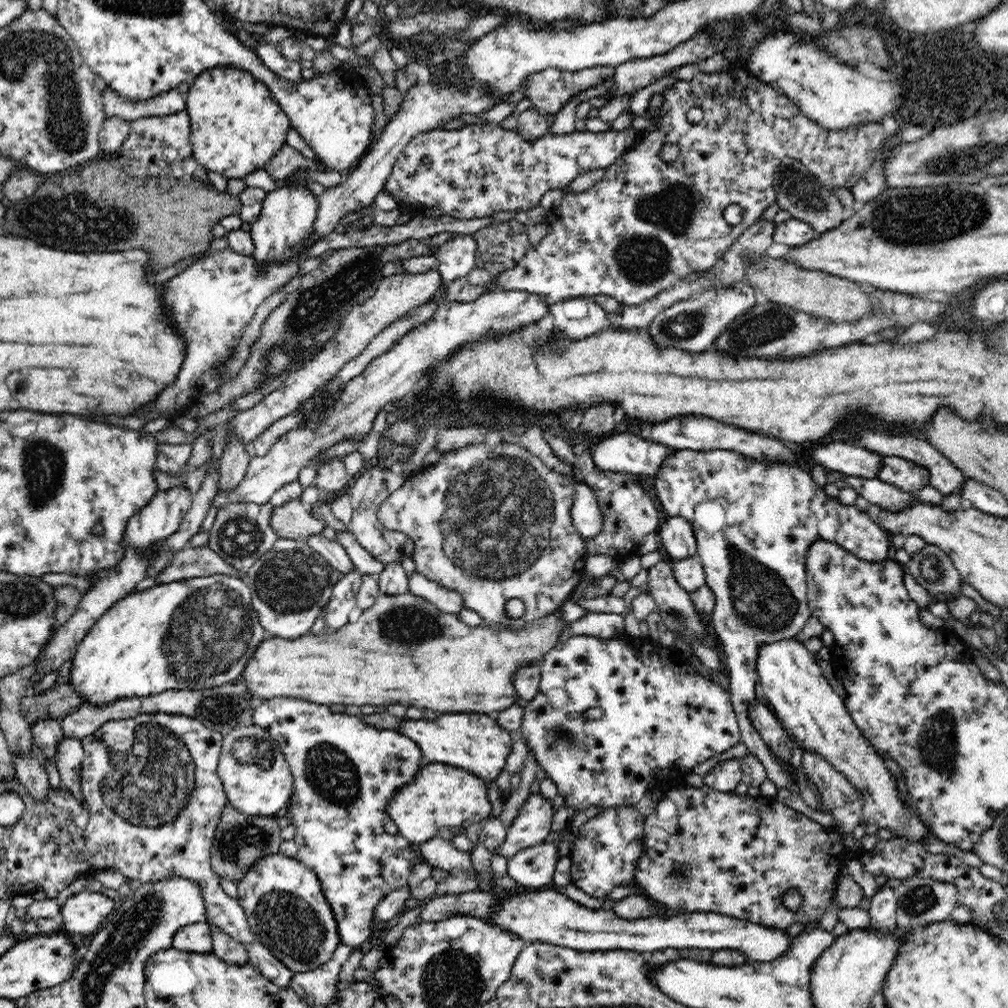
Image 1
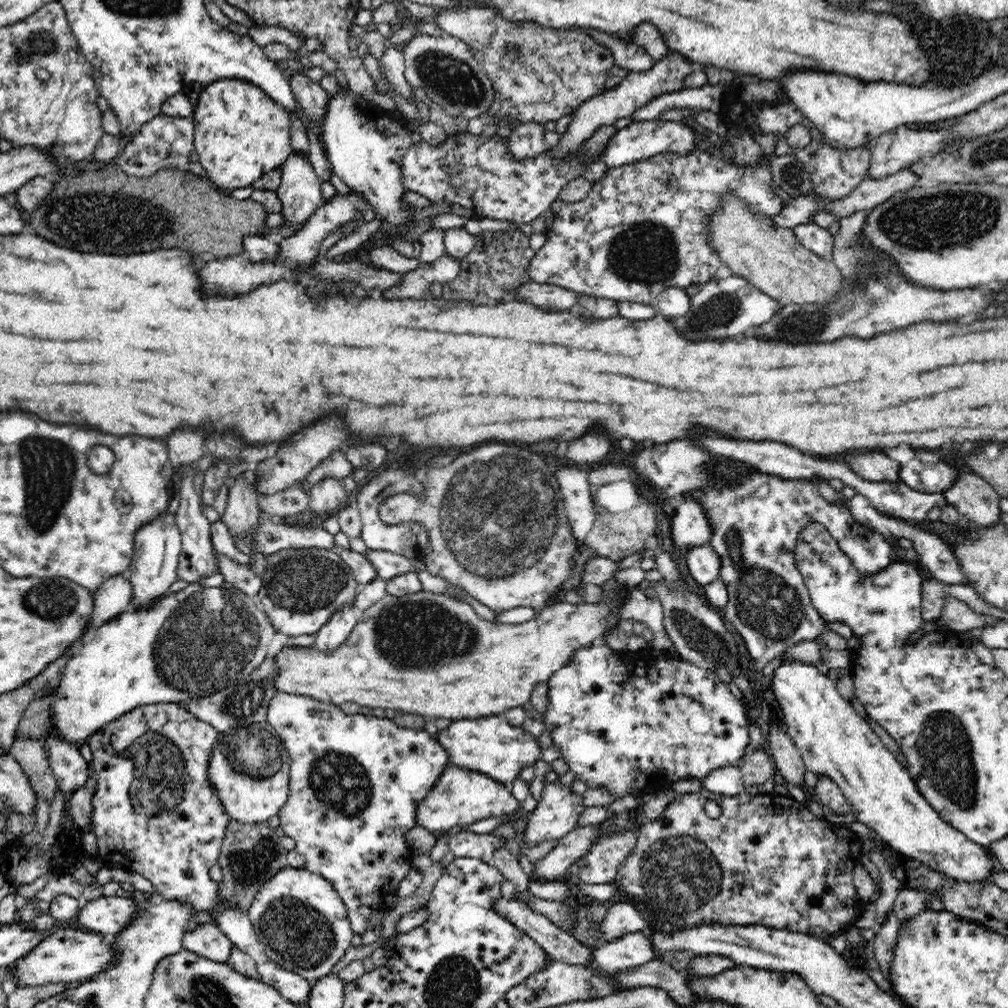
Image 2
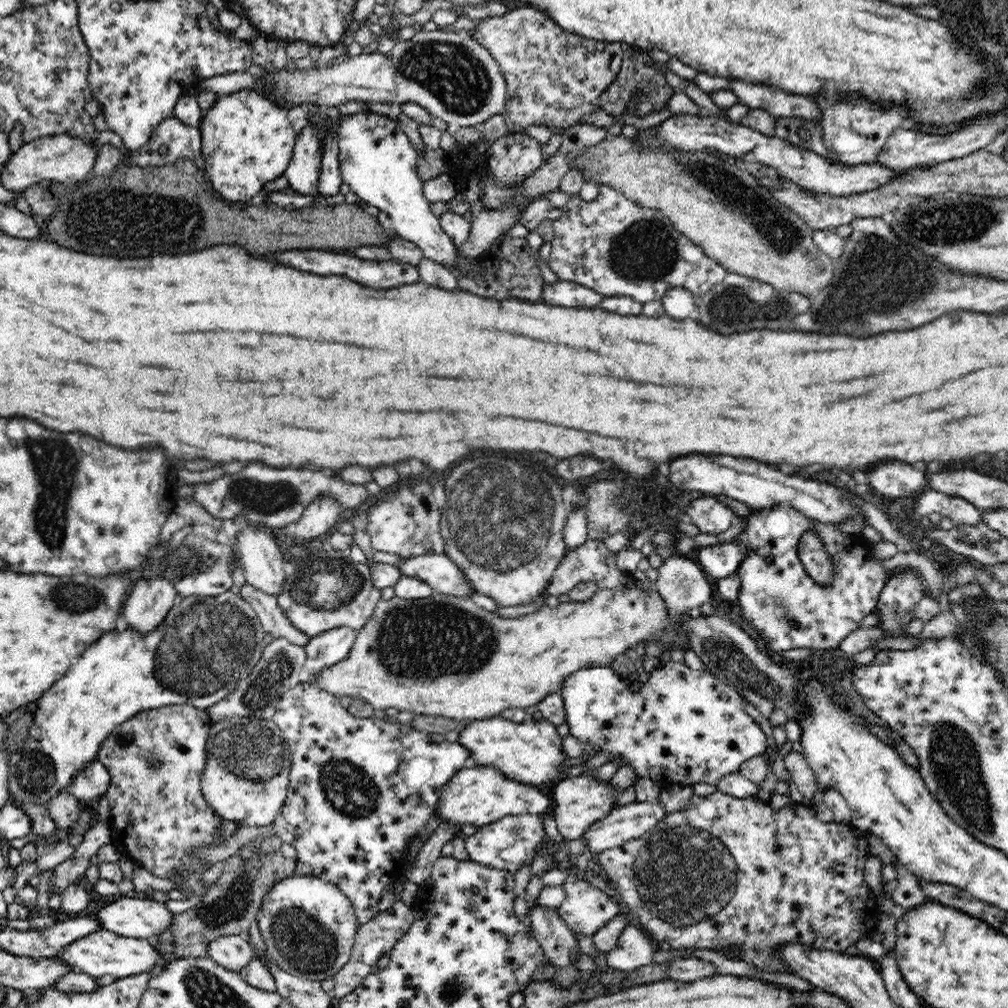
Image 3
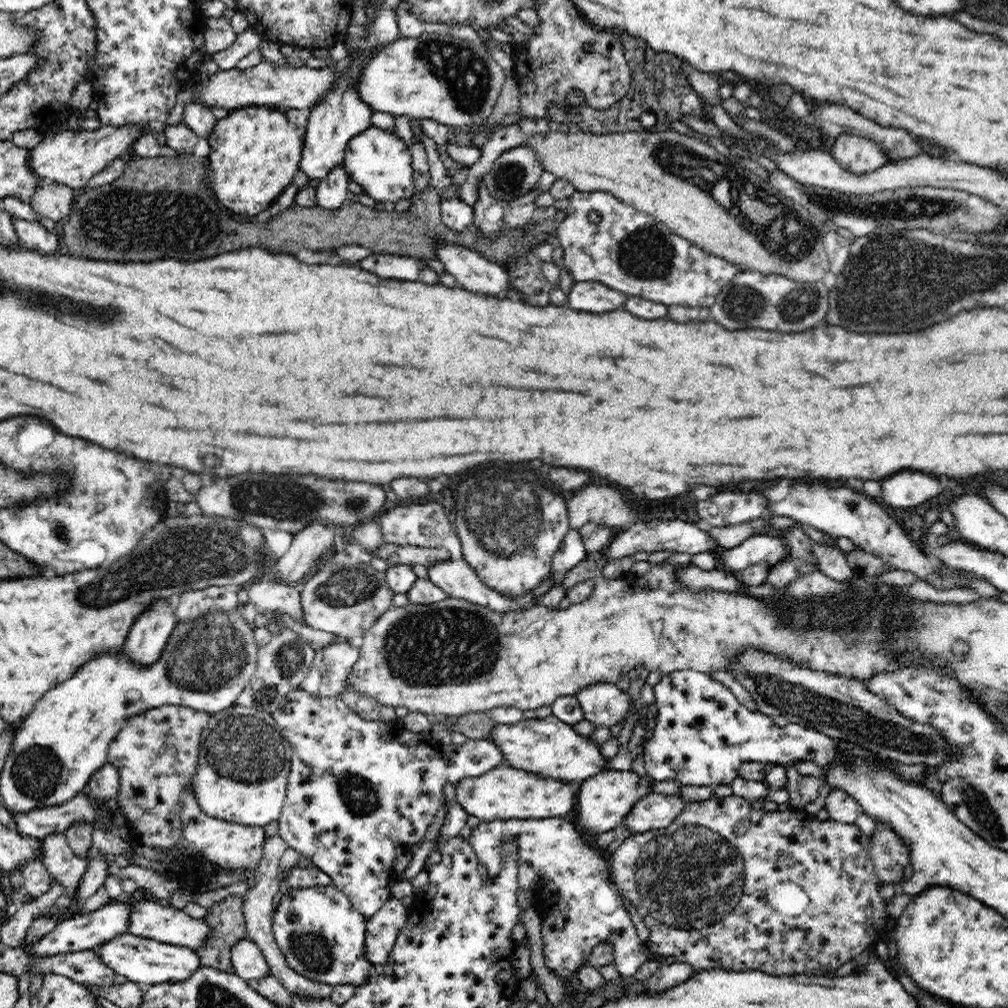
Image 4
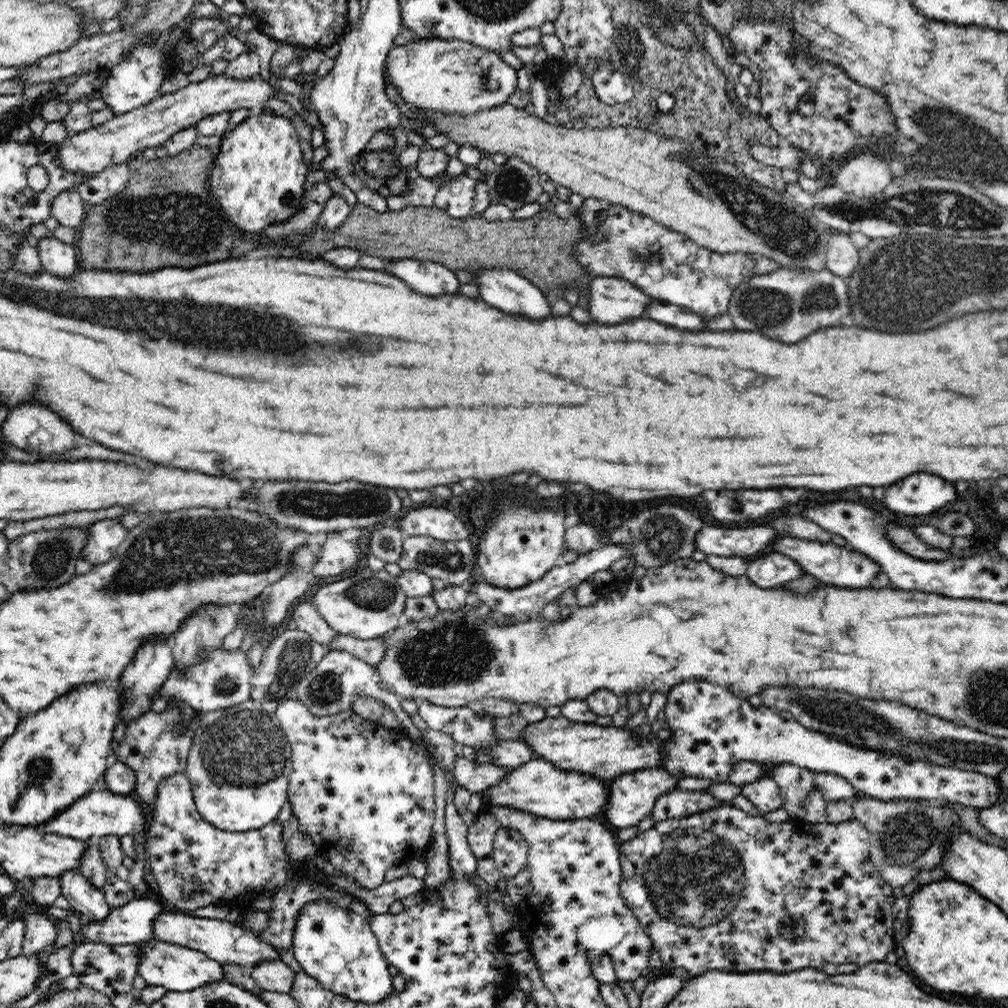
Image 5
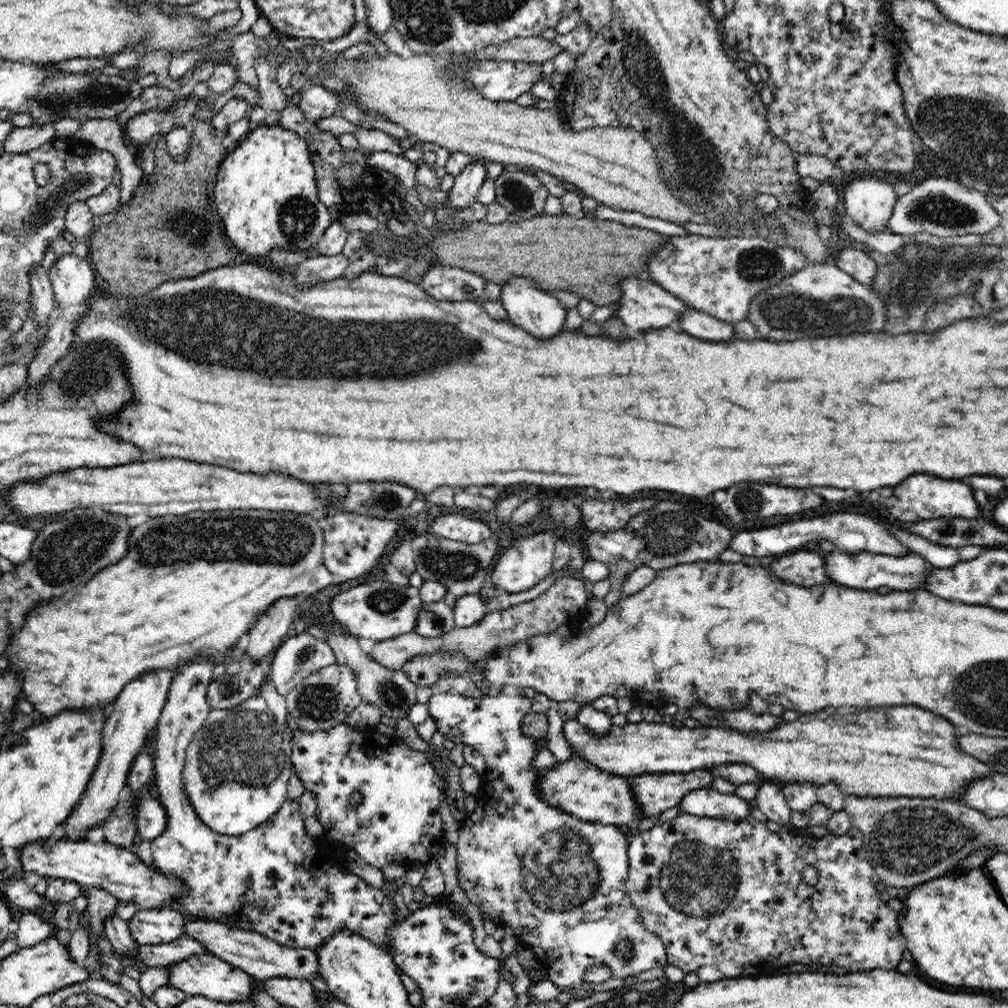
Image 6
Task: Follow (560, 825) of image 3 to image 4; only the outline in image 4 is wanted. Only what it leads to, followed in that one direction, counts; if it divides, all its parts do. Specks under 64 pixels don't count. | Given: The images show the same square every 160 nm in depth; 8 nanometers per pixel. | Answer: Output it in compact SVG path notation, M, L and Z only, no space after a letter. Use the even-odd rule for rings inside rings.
M610 769L579 782L577 785L577 806L570 816L573 824L581 832L588 833L591 836L612 831L615 826L623 822L636 801L650 793L653 780L654 778L650 778L650 776L647 779L638 777L632 770L620 772L620 770Z

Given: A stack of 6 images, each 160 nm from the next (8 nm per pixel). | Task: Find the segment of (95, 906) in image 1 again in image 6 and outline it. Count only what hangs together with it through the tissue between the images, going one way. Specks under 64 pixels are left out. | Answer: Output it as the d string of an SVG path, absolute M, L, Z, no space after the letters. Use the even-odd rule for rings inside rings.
M216 920L189 921L186 922L185 936L201 942L207 952L261 981L275 978L302 979L304 981L318 977L322 979L320 958L317 957L314 950L288 948L248 928L228 927L227 924L219 923Z

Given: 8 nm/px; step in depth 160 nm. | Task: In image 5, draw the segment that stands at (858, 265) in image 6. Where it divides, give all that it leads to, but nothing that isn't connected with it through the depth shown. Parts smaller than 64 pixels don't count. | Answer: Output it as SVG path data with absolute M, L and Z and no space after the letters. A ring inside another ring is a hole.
M834 232L827 242L826 268L840 278L848 279L859 261L859 249L847 233Z

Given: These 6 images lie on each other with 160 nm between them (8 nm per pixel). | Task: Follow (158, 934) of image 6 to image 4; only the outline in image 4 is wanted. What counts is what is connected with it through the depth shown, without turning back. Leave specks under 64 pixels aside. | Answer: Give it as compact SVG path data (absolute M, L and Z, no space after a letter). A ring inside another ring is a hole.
M112 902L89 914L76 915L57 923L50 934L45 934L38 941L28 943L25 939L22 939L20 947L25 951L29 948L36 957L54 956L56 954L68 954L68 952L92 949L119 937L121 934L128 933L130 912L132 912L132 904Z

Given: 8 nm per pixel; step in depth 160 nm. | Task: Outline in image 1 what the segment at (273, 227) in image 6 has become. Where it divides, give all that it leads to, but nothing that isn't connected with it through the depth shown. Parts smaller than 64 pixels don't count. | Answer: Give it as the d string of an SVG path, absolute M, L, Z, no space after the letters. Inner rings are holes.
M214 67L203 70L188 90L186 111L191 122L190 142L195 161L222 177L243 180L256 170L265 169L266 164L286 144L286 134L292 128L288 115L278 105L270 89L250 72L238 67Z

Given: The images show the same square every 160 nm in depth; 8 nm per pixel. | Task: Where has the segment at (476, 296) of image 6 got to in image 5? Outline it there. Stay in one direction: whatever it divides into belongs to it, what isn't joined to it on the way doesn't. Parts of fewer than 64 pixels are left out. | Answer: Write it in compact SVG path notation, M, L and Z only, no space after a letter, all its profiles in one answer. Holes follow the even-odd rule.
M430 259L390 260L385 270L404 280L416 292L433 298L442 294L456 294L462 285L451 269Z

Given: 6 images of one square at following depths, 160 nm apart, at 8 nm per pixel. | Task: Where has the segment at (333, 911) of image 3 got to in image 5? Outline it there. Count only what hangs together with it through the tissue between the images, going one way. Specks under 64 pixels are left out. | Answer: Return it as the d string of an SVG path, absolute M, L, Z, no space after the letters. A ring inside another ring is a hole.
M326 899L315 901L306 904L297 915L291 948L294 958L308 976L336 995L348 997L355 1003L381 1001L394 988L388 971L390 964L382 954L371 923L364 915L339 908Z

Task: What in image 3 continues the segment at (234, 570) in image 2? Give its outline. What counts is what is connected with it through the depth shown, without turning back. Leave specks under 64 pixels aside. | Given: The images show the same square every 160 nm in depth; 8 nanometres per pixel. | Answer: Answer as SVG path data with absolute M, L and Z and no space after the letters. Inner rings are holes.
M248 583L240 587L240 595L255 610L260 625L266 633L275 639L287 639L302 648L308 645L311 638L291 624L280 608L276 596L263 593Z

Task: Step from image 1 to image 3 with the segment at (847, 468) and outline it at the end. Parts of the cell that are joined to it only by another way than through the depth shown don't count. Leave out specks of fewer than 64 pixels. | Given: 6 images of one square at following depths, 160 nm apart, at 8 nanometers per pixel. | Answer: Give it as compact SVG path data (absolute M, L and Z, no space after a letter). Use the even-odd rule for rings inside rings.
M880 462L874 470L866 472L870 488L878 495L896 500L912 497L914 493L923 490L926 482L925 472L914 470L904 462Z

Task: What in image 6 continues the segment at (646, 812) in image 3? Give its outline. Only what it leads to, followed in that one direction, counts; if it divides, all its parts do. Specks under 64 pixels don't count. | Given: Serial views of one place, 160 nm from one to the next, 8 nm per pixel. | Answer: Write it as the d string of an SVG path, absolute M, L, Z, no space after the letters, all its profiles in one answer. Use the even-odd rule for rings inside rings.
M701 788L688 791L679 808L683 814L707 816L737 821L750 816L748 800L733 794L722 794L716 789Z

